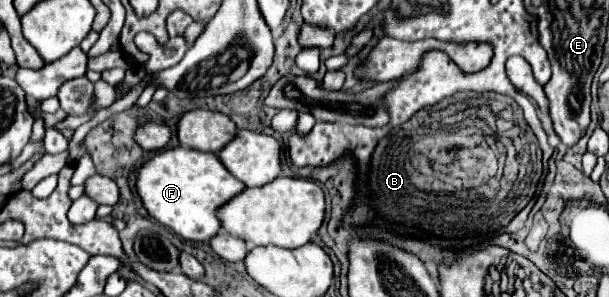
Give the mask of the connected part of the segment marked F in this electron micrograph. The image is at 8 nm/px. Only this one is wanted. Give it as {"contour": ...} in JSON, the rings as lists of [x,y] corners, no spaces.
{"contour":[[[181,146],[155,154],[137,174],[137,190],[149,214],[161,224],[173,228],[185,240],[193,242],[205,242],[219,232],[221,222],[217,218],[217,210],[241,194],[243,188],[245,184],[229,174],[215,154],[187,150]]]}

